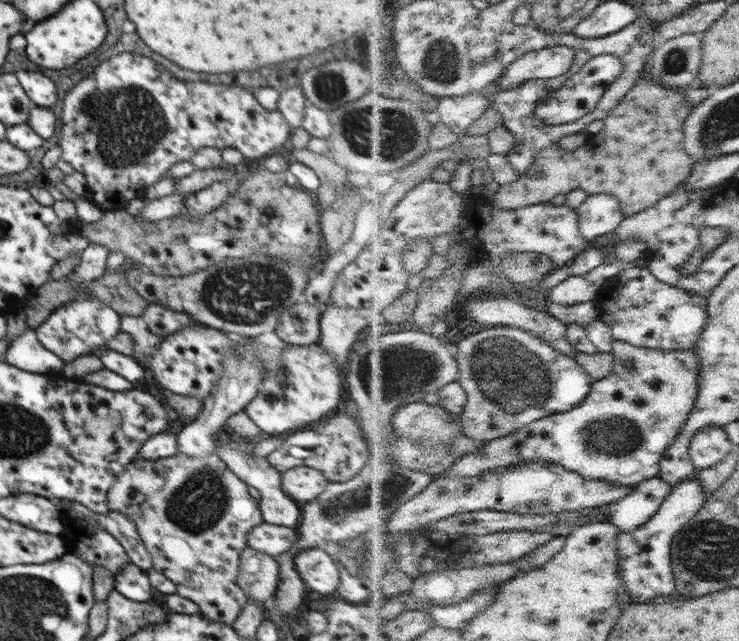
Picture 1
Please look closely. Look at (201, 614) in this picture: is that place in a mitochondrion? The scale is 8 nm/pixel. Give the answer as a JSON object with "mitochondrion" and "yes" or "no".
{"mitochondrion":"no"}

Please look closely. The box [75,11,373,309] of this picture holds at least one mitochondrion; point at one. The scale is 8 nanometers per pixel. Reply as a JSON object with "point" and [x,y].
{"point":[129,125]}

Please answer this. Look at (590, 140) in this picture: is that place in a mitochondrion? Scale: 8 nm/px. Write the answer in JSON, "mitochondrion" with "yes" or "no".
{"mitochondrion":"no"}

